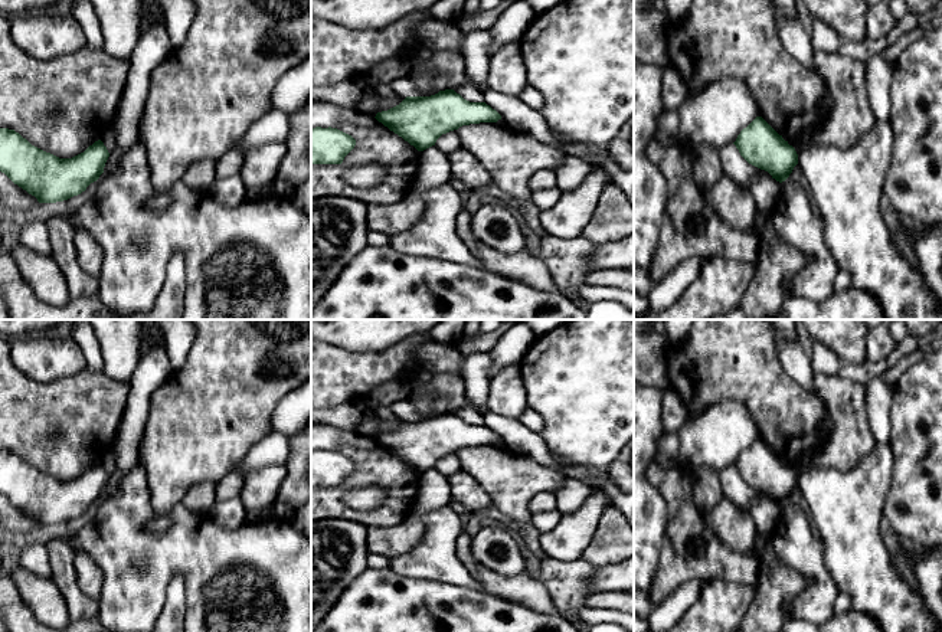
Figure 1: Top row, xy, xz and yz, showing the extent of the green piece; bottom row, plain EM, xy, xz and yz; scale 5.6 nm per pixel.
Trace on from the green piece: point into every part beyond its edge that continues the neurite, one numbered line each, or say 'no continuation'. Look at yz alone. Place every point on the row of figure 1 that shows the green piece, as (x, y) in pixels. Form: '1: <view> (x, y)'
no continuation

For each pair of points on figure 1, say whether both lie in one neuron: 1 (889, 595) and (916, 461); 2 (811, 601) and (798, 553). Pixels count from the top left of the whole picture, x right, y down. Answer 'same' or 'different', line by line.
1: different
2: same

